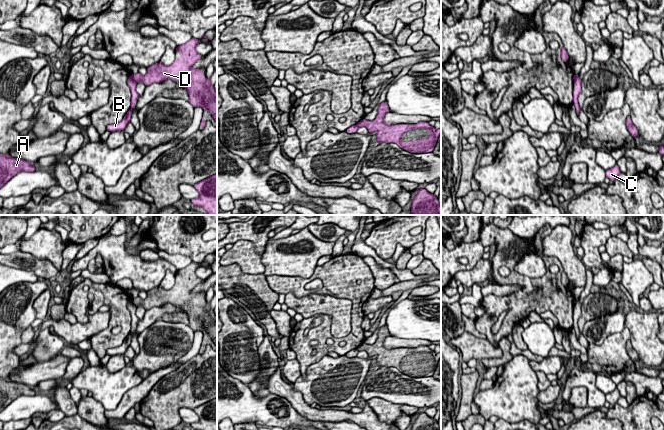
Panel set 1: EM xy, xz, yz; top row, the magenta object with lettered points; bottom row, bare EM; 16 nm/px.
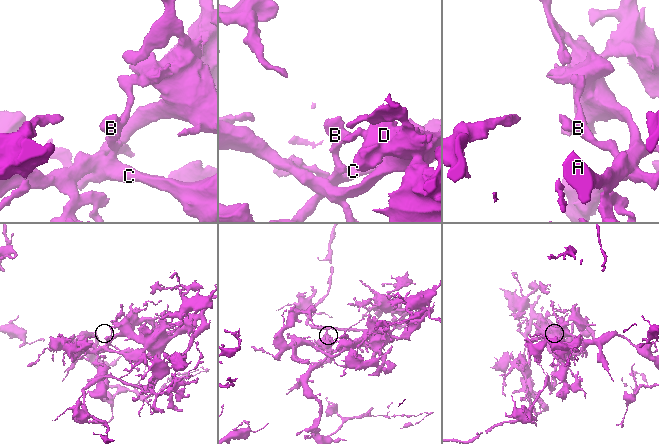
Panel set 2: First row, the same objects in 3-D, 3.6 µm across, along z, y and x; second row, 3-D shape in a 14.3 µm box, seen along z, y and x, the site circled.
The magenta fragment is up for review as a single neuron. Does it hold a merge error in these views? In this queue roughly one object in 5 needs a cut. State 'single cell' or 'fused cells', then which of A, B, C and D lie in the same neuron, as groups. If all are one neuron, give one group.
fused cells; groups A D / B C

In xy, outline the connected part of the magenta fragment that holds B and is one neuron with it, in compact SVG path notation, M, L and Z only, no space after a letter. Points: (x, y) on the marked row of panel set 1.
M133 74L130 75L128 81L127 81L128 86L130 87L131 90L131 108L130 110L127 112L127 114L124 116L124 118L115 124L110 124L107 126L107 130L110 132L115 132L115 131L121 131L121 130L125 130L126 125L130 122L131 120L131 114L132 114L132 109L136 106L137 103L137 99L139 97L138 93L136 92L136 82L133 79Z

